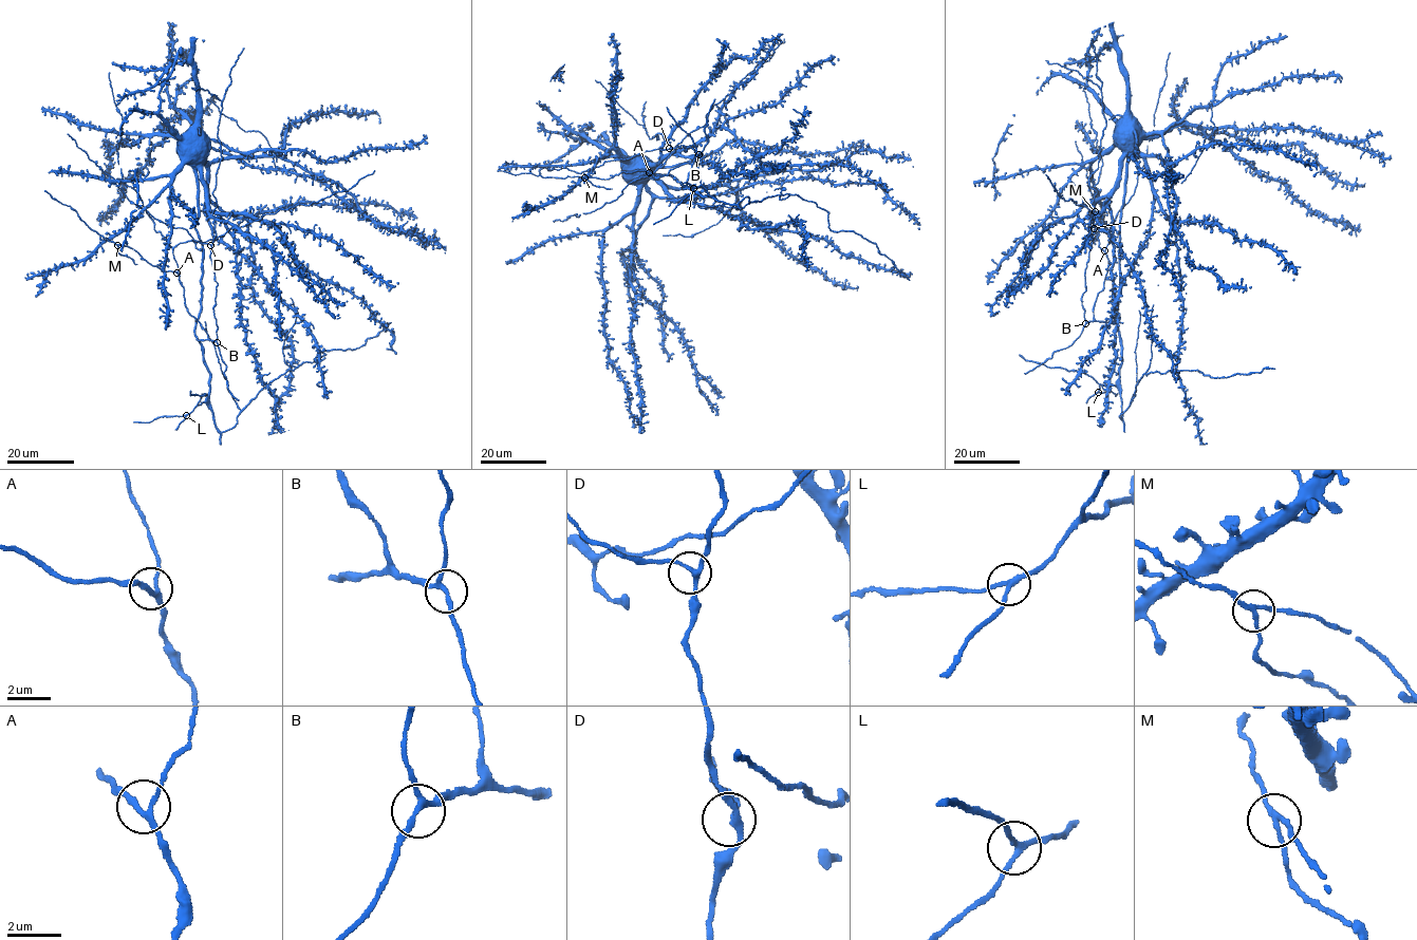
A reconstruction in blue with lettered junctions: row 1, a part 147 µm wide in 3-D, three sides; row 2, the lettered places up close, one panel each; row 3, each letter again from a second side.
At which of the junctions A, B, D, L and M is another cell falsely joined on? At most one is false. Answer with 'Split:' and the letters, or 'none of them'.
Split: M

